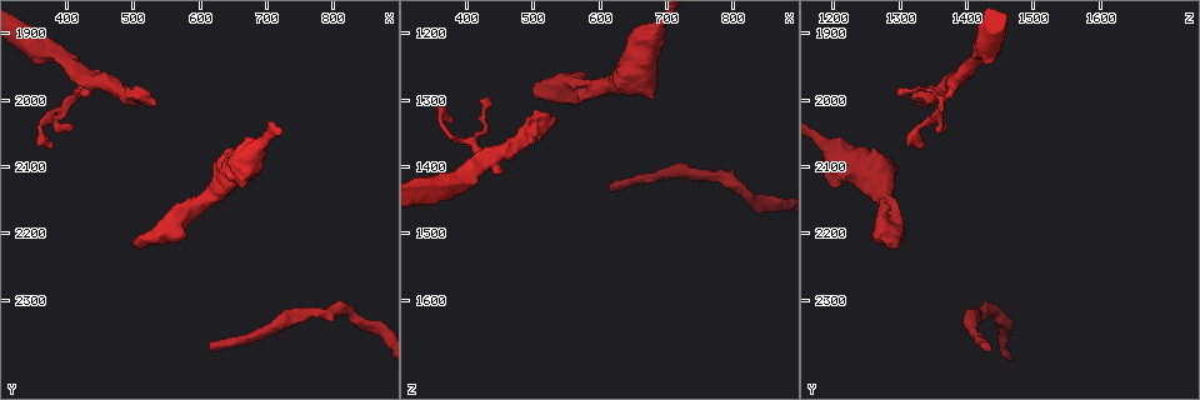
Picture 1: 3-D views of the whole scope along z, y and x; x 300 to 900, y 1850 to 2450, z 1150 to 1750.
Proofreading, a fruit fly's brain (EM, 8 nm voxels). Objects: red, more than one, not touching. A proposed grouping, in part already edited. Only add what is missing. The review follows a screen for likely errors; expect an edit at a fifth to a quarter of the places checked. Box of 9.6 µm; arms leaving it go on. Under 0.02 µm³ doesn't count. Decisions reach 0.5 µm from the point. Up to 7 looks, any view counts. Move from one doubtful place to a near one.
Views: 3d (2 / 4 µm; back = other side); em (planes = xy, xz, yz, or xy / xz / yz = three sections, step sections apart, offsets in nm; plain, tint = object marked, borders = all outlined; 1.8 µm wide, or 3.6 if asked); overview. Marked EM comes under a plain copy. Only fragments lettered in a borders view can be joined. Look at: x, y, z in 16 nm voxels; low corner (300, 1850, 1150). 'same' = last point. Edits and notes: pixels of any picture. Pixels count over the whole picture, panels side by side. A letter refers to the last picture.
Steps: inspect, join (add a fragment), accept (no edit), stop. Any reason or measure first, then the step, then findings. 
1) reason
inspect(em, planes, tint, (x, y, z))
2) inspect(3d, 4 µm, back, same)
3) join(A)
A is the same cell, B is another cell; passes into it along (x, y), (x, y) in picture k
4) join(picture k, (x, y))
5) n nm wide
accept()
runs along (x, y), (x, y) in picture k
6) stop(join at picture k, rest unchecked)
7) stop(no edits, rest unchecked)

free end
inspect(em, planes, borders, (395, 2050, 1365))

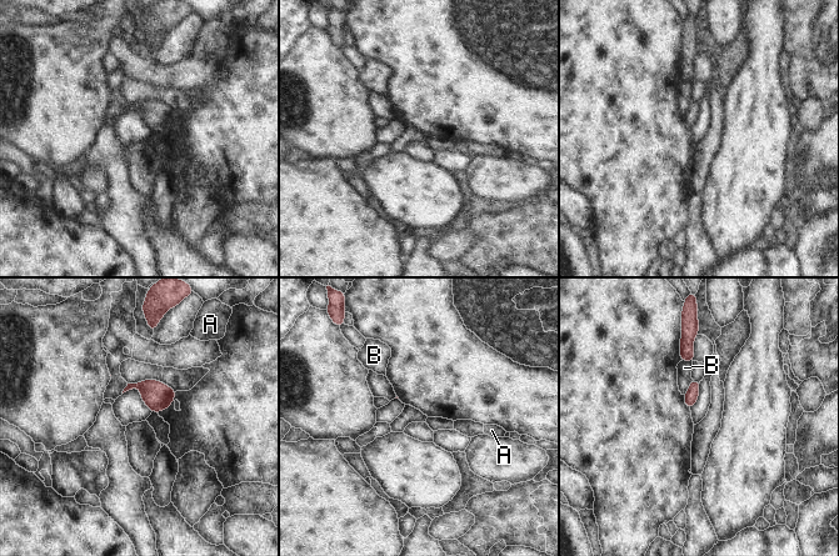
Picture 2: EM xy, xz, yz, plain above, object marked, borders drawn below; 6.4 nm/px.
B touches over 120 nm
accept()
A and B are other cells; border along (693, 380), (684, 395) in picture 2; no lettered fragment goes on from it

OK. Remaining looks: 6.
branch stops here
inspect(3d, 4 µm, back, (535, 2010, 1325))

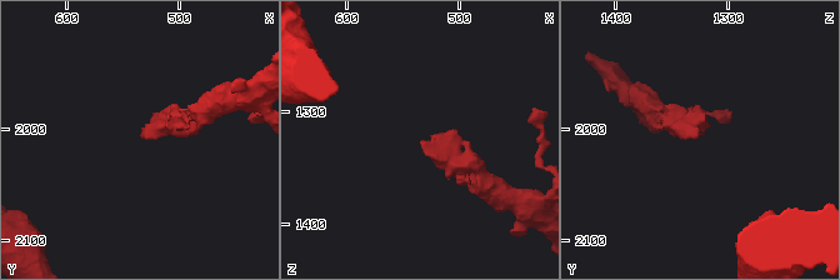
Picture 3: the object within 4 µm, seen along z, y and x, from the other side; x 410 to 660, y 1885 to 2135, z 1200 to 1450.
inspect(em, planes, borders, (534, 2006, 1326))

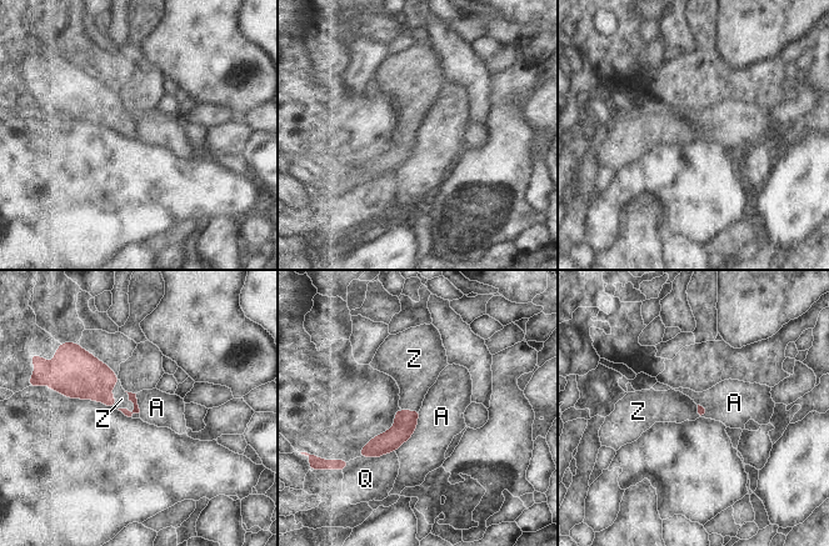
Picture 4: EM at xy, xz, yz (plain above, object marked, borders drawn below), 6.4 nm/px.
join(Z)
Z is the same cell, A and Q are other cells; it goes on there

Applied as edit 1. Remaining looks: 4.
free end
inspect(em, xz, step 16, borders, (505, 2215, 1300))

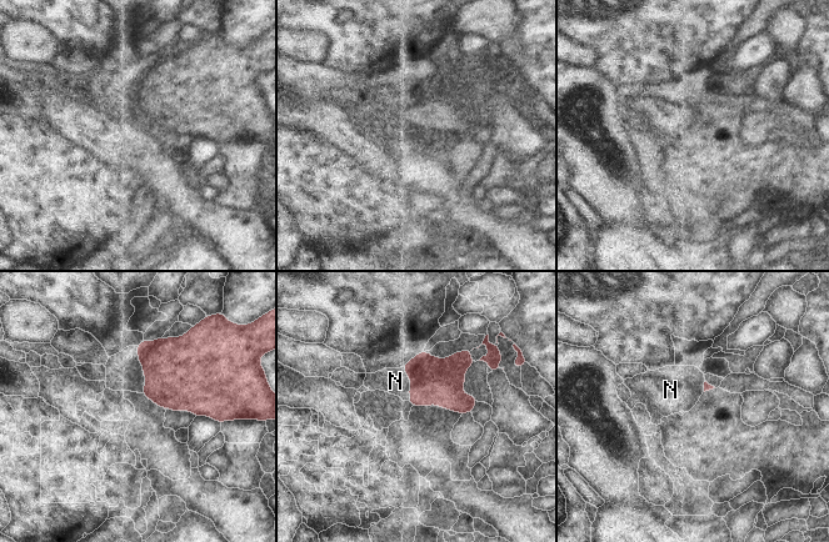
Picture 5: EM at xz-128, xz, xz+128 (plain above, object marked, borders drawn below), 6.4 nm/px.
join(N)
N is the same cell; passes into it along (437, 381), (410, 384), (395, 381) in picture 5; the cell continues

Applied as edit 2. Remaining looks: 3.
stop(join at picture 4, join at picture 5, rest unchecked)

